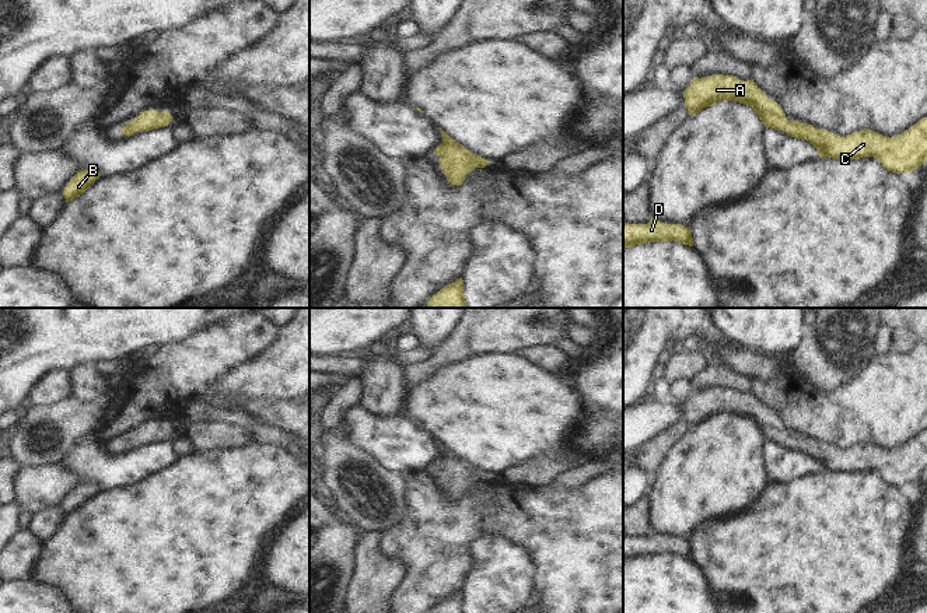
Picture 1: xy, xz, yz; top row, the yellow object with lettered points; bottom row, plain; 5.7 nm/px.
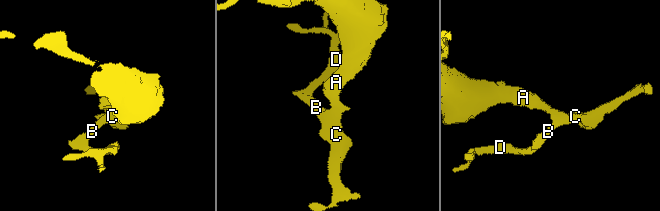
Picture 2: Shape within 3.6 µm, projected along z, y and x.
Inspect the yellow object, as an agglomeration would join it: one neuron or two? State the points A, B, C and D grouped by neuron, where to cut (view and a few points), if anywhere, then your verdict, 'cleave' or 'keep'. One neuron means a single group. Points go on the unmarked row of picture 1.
A B C D | no cut | keep

